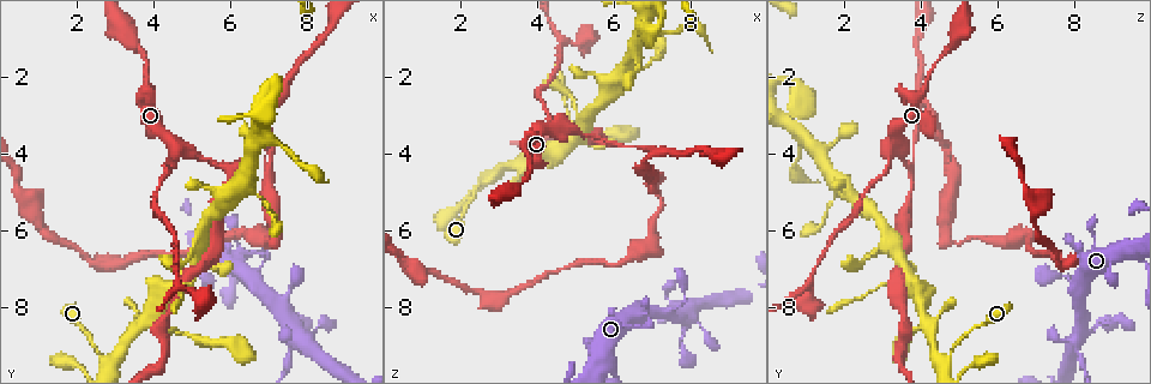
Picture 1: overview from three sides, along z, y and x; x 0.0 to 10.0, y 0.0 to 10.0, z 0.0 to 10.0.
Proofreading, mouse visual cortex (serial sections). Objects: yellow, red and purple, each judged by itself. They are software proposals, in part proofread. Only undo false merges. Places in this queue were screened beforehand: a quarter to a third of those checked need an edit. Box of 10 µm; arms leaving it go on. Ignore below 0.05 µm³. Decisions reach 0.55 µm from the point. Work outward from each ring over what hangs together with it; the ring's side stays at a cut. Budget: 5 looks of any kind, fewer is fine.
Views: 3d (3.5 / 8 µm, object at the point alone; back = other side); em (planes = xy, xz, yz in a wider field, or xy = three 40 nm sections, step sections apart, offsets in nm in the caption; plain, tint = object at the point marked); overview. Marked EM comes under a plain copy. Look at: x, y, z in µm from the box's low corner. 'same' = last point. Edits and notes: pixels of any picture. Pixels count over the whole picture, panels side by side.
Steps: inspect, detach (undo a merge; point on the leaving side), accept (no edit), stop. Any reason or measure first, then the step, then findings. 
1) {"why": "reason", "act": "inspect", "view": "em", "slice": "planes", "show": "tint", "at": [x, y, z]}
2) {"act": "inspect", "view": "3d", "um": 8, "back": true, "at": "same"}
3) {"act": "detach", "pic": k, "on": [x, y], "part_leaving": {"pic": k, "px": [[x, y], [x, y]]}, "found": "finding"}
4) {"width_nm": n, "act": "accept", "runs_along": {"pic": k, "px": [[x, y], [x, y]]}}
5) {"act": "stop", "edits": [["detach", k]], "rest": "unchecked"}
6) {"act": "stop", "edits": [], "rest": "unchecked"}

{"why": "three-way junction", "act": "inspect", "view": "3d", "um": 3.5, "at": [2.95, 9.40, 4.50]}

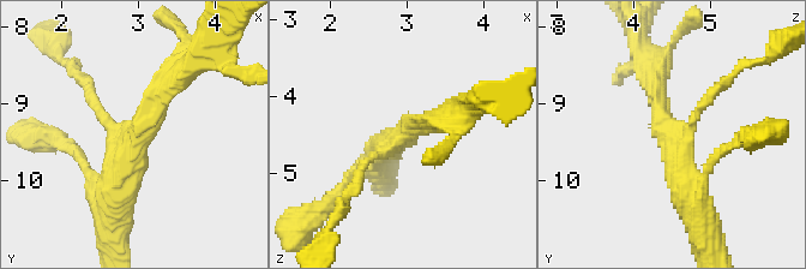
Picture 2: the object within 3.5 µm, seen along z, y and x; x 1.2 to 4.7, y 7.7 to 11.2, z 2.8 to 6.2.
{"arms": 3, "arm_widths_nm": [150, 250, 300], "act": "inspect", "view": "em", "slice": "xy", "step": 3, "show": "tint", "at": [2.95, 9.35, 4.50]}

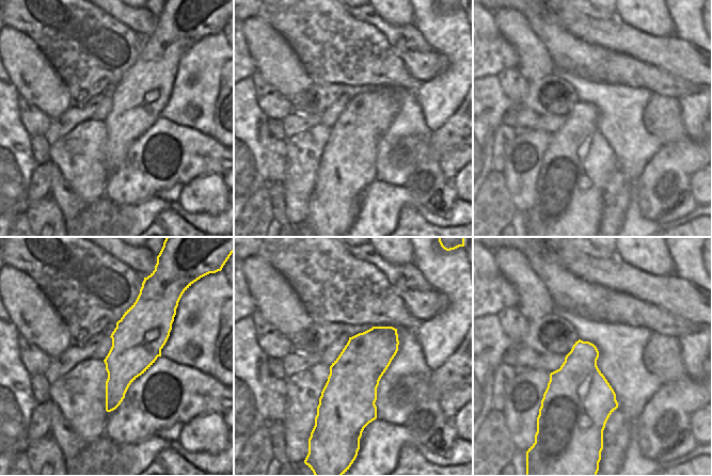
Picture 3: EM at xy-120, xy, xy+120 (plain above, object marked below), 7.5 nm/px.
{"act": "accept", "runs_along": {"pic": 2, "px": [[359, 174], [414, 125], [451, 119]]}, "found": "continuous, no second cell"}

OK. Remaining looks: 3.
{"why": "sharp bend", "act": "inspect", "view": "3d", "um": 3.5, "at": [6.05, 4.45, 3.75]}

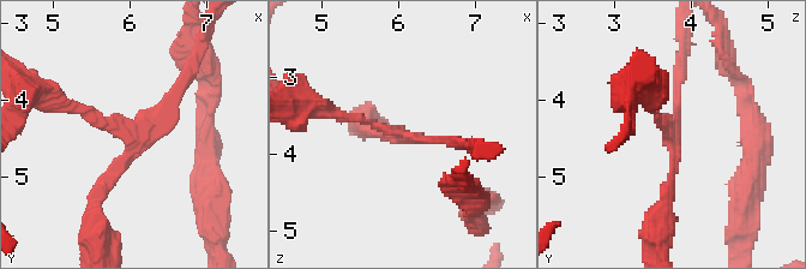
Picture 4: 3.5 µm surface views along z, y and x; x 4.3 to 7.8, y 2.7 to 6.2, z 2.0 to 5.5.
{"arms": 3, "arm_widths_nm": [150, 150, 150], "act": "inspect", "view": "em", "slice": "xy", "step": 2, "show": "tint", "at": [6.05, 4.50, 3.75]}

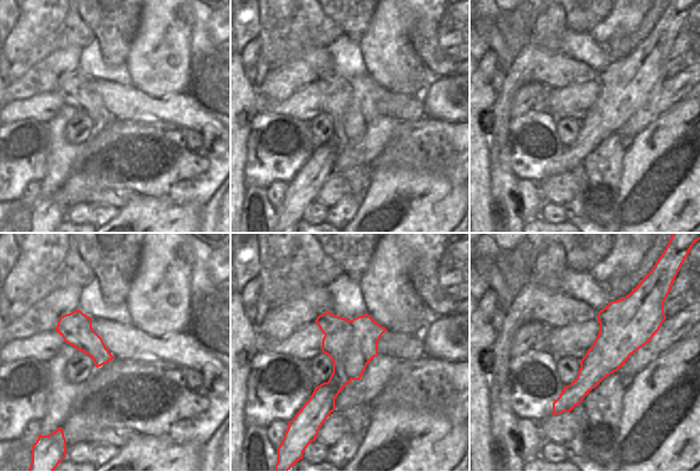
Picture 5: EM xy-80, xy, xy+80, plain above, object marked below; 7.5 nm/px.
{"act": "detach", "pic": 4, "on": [173, 102], "border": {"pic": 5, "px": [[352, 320], [350, 343], [333, 361]]}, "found": "two cells meet here"}

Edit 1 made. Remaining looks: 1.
{"act": "stop", "edits": [["detach", 4]], "rest": "unchecked"}

